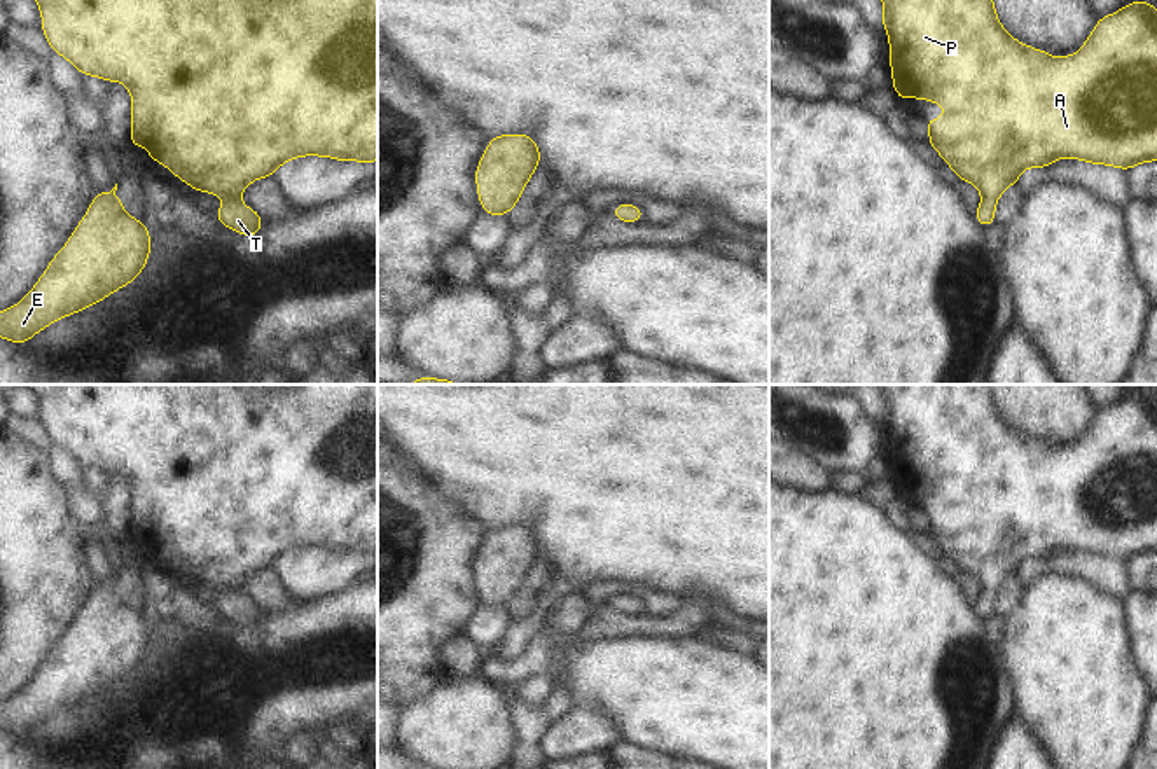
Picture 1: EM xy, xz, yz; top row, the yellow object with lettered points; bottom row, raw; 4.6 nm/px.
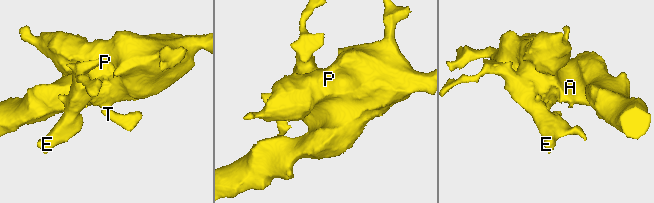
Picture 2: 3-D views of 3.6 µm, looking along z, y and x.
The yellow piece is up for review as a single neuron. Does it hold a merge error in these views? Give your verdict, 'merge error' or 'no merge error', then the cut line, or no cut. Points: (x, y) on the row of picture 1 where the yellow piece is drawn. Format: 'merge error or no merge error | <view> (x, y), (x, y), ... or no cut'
no merge error | no cut

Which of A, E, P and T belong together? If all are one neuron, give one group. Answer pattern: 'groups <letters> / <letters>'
groups A E P T

